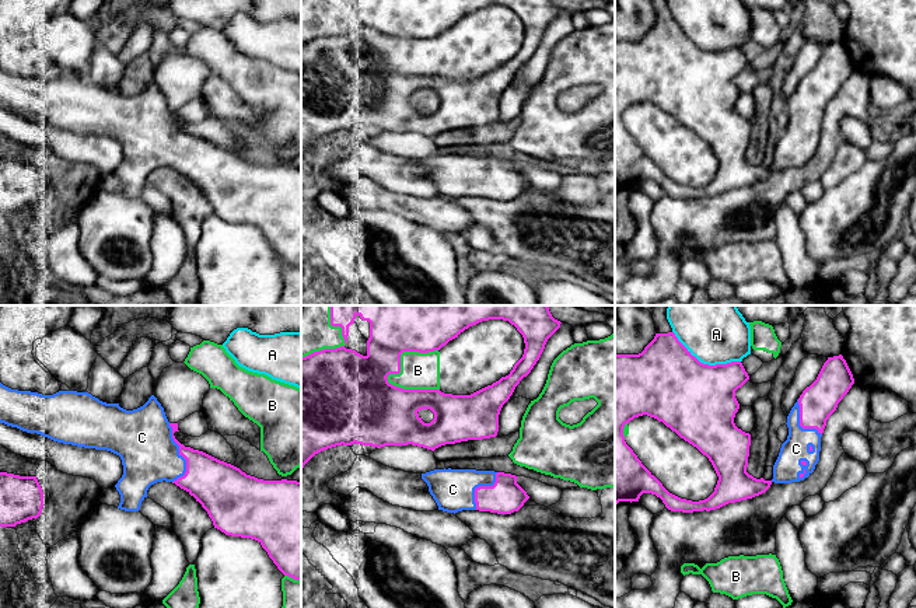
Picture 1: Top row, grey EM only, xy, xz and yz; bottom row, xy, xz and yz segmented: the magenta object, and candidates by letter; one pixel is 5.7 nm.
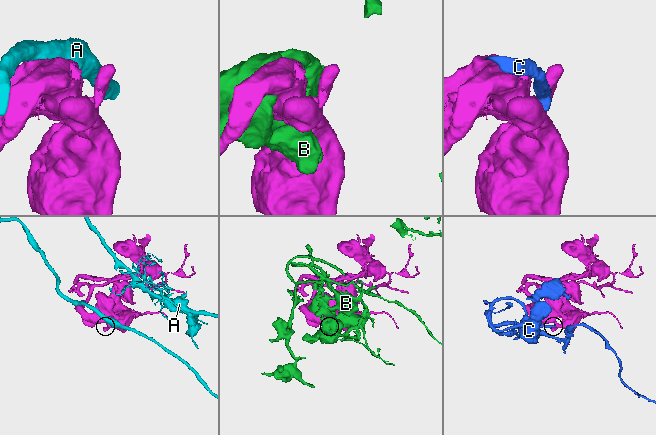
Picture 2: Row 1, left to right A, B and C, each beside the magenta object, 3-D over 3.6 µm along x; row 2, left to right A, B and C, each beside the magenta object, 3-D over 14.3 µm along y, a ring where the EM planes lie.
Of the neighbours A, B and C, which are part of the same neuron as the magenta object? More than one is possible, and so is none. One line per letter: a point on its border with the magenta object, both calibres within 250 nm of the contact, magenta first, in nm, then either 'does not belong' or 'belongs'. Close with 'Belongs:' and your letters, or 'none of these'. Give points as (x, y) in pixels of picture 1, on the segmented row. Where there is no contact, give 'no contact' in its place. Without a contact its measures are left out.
A: meets magenta in yz at (705, 364); 440 nm thick on the magenta side, 380 nm on the other; does not belong
B: meets magenta in xz at (402, 352); 480 nm thick on the magenta side, 200 nm on the other; does not belong
C: meets magenta in xy at (179, 454); 280 nm thick on the magenta side, 340 nm on the other; belongs
Belongs: C

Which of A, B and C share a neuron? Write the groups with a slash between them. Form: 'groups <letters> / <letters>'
groups A / B / C

